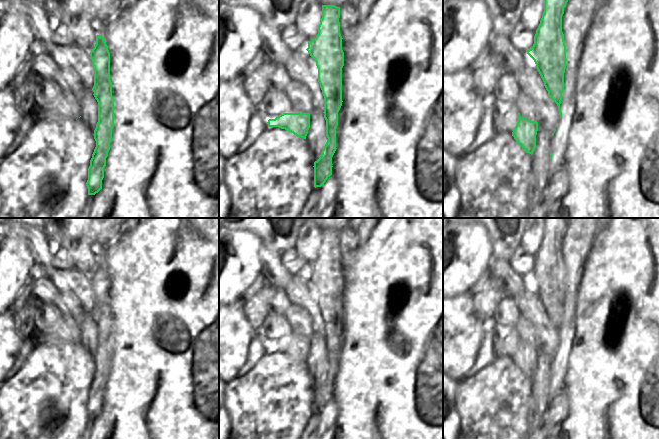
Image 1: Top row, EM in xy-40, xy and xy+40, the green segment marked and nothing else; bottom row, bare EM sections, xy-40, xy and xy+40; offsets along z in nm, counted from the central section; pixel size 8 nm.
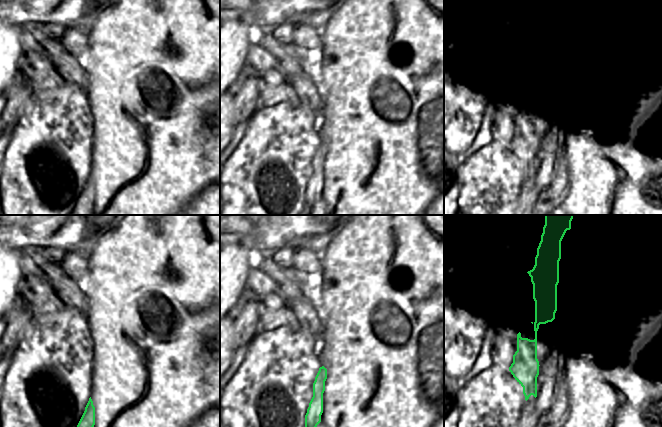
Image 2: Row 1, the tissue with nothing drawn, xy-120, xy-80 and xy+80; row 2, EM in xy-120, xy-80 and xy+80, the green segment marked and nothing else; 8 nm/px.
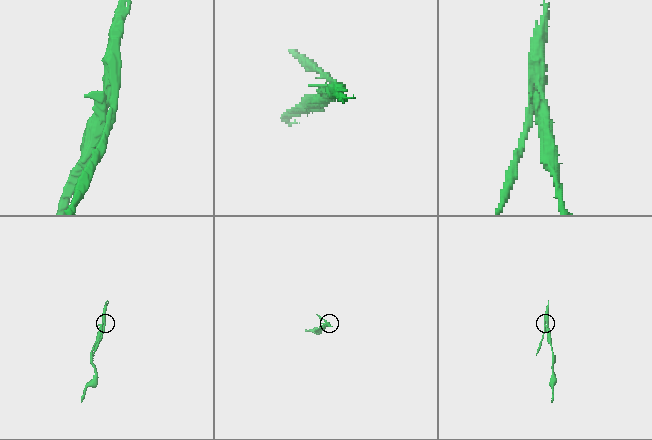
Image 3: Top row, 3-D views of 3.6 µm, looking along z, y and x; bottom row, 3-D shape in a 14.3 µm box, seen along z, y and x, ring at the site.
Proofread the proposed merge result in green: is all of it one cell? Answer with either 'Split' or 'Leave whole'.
Split

